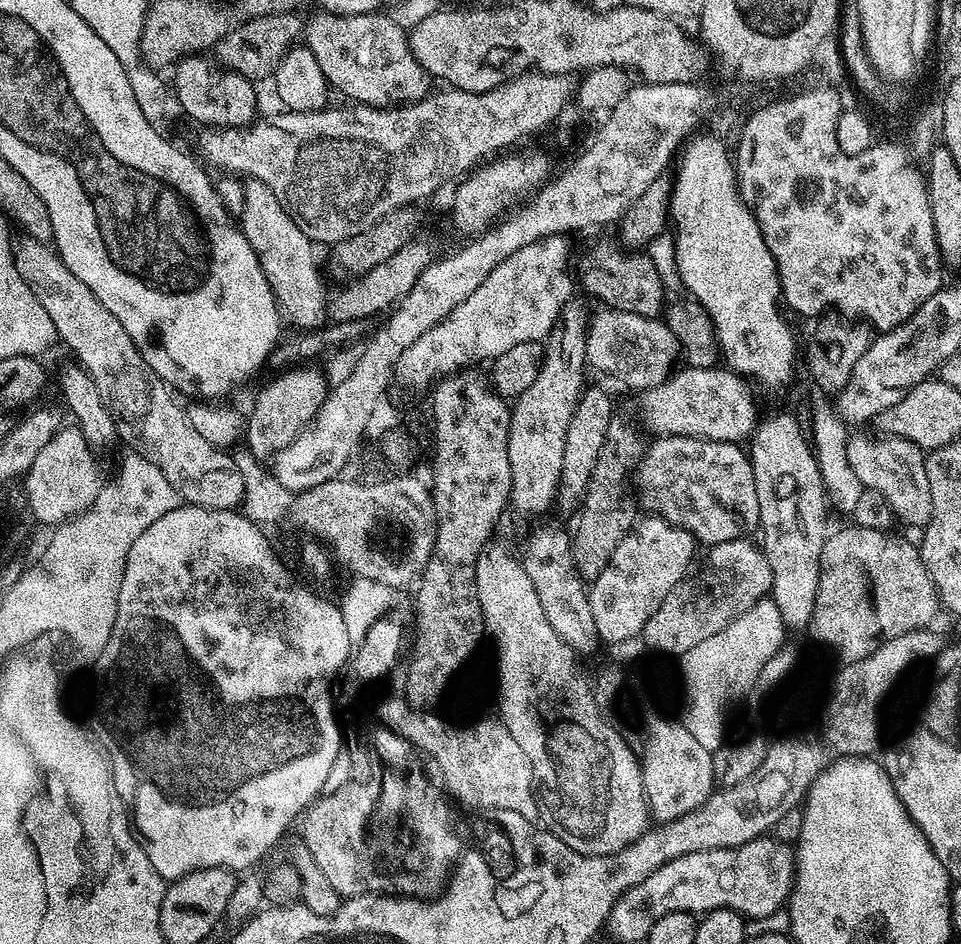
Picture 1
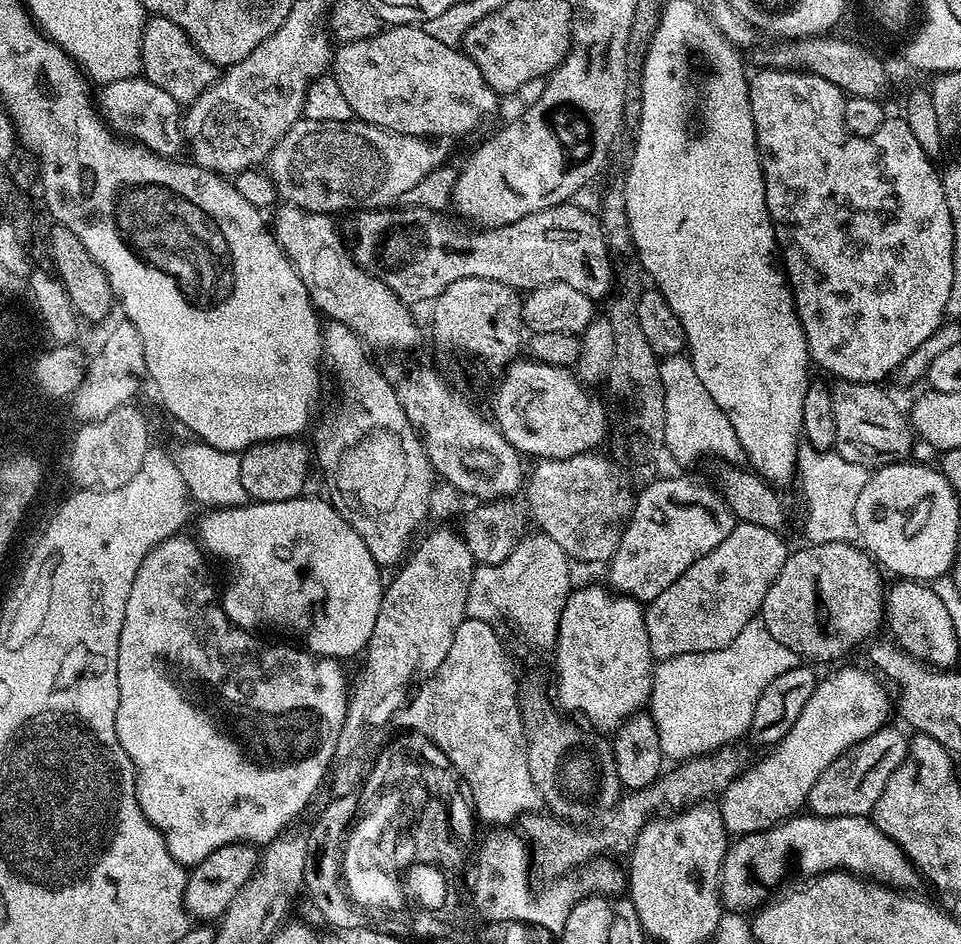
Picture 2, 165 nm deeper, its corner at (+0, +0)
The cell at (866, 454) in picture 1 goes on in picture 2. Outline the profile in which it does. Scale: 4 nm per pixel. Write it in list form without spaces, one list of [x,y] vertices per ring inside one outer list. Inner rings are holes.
[[[836,380],[831,385],[833,400],[834,423],[837,431],[834,450],[846,462],[854,462],[865,466],[883,466],[893,462],[903,461],[912,456],[914,443],[914,429],[909,417],[900,413],[900,408],[883,392],[879,383],[863,384],[862,382],[850,382],[849,380]]]

